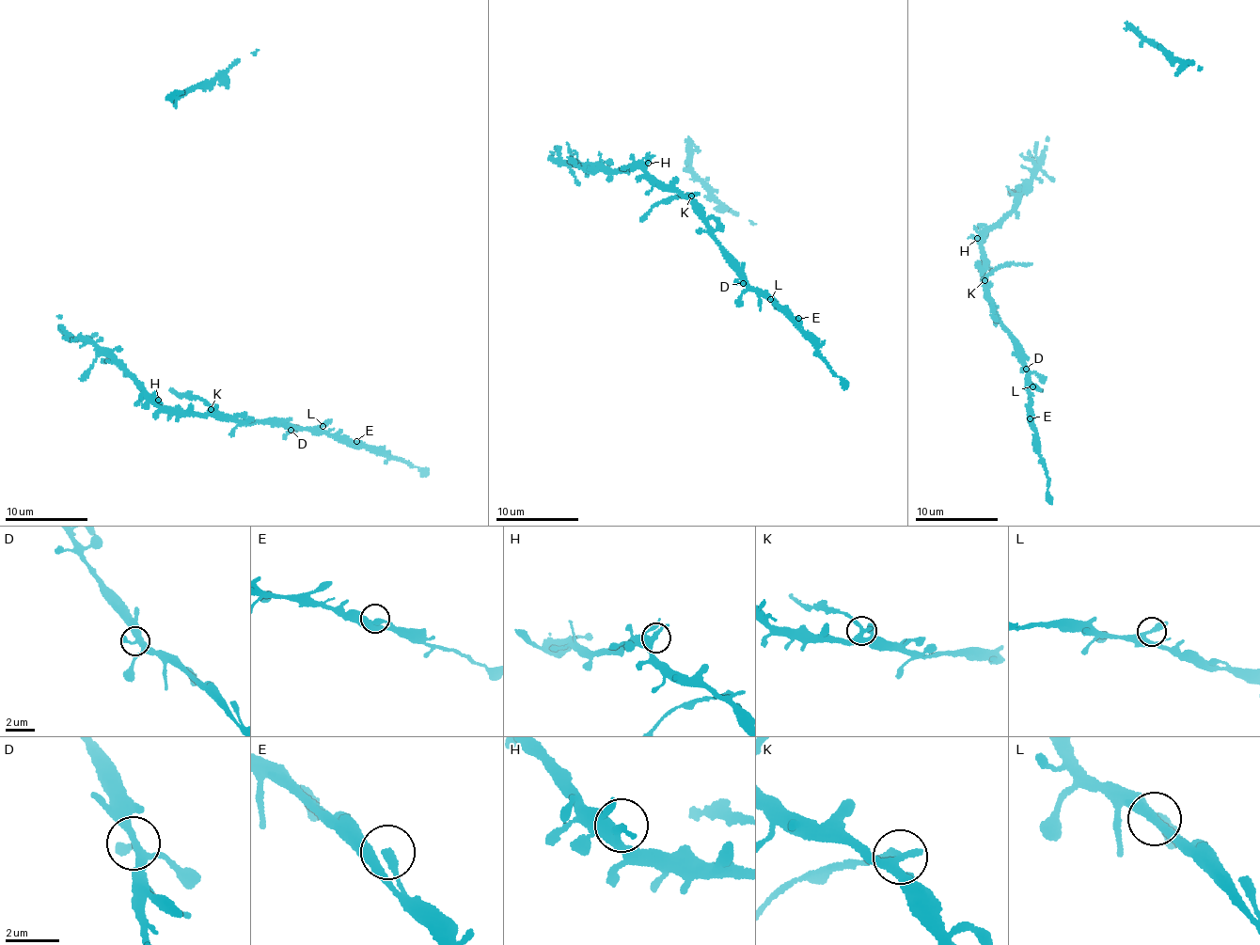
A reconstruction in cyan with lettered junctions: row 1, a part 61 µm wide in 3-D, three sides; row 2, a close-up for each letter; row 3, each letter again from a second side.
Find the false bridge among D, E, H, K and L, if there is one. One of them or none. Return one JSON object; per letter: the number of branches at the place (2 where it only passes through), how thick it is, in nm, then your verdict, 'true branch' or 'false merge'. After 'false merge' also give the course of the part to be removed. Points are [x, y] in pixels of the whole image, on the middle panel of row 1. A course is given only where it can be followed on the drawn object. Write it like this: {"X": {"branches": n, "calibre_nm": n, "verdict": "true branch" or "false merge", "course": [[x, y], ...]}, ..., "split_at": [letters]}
{"D": {"branches": 4, "calibre_nm": 280, "verdict": "true branch"}, "E": {"branches": 3, "calibre_nm": 240, "verdict": "true branch"}, "H": {"branches": 4, "calibre_nm": 280, "verdict": "true branch"}, "K": {"branches": 3, "calibre_nm": 280, "verdict": "false merge", "course": [[692, 196], [684, 195], [663, 199], [640, 221]]}, "L": {"branches": 3, "calibre_nm": 300, "verdict": "true branch"}, "split_at": ["K"]}

